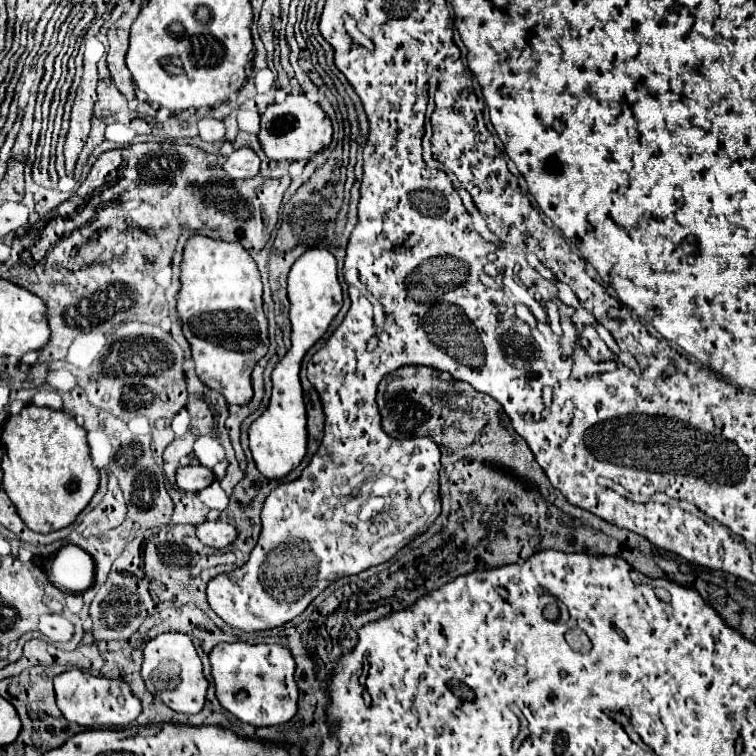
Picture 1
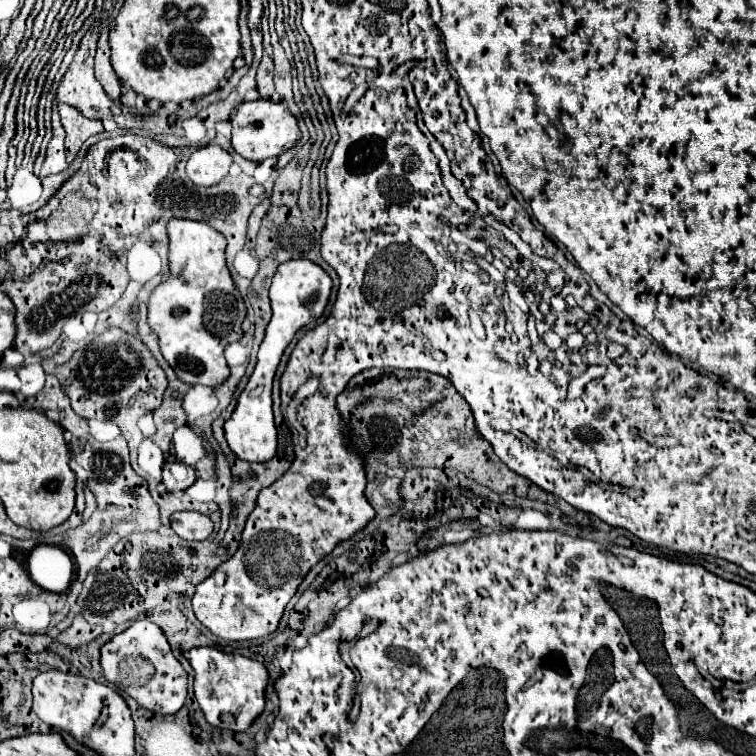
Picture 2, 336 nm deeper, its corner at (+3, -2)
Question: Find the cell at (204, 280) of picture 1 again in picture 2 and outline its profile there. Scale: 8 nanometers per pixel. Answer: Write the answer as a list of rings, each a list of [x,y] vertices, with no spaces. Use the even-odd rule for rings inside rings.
[[[171,219],[167,225],[169,233],[169,269],[171,277],[155,287],[149,297],[149,325],[159,335],[159,347],[167,363],[173,367],[177,377],[189,385],[215,387],[223,385],[229,377],[229,365],[225,359],[225,347],[243,337],[241,323],[247,317],[245,301],[235,287],[235,281],[225,263],[225,237],[209,227],[191,219]]]

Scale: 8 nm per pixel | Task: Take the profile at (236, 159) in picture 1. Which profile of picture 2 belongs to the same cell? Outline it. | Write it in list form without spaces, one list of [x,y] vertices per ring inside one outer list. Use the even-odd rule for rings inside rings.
[[[207,145],[191,153],[187,161],[187,175],[191,181],[195,181],[195,185],[211,187],[229,175],[231,165],[231,153],[227,153],[219,145]]]

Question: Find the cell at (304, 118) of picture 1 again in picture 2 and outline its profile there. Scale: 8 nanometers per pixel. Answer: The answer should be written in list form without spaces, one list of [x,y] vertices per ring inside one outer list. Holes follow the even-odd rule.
[[[263,99],[241,103],[231,115],[231,125],[233,125],[231,145],[235,153],[257,163],[267,157],[279,157],[283,151],[293,149],[297,141],[301,139],[299,123],[285,103],[273,103],[273,101],[263,101]]]

